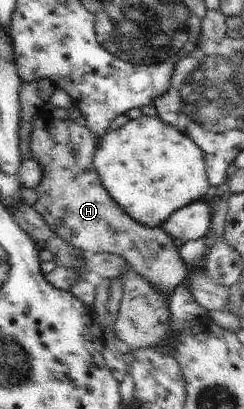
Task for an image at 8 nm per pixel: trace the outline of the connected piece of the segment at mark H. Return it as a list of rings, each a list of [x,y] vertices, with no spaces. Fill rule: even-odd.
[[[37,114],[30,134],[30,151],[32,157],[41,163],[45,174],[44,179],[36,186],[39,198],[33,208],[42,216],[52,232],[71,246],[80,251],[88,251],[90,254],[111,253],[124,258],[134,273],[140,274],[156,291],[168,297],[187,278],[188,266],[180,257],[178,248],[174,246],[174,239],[163,230],[162,226],[149,228],[139,224],[126,214],[104,189],[93,164],[98,140],[100,139],[96,139],[86,126],[76,124],[74,116],[62,121],[44,120]]]

